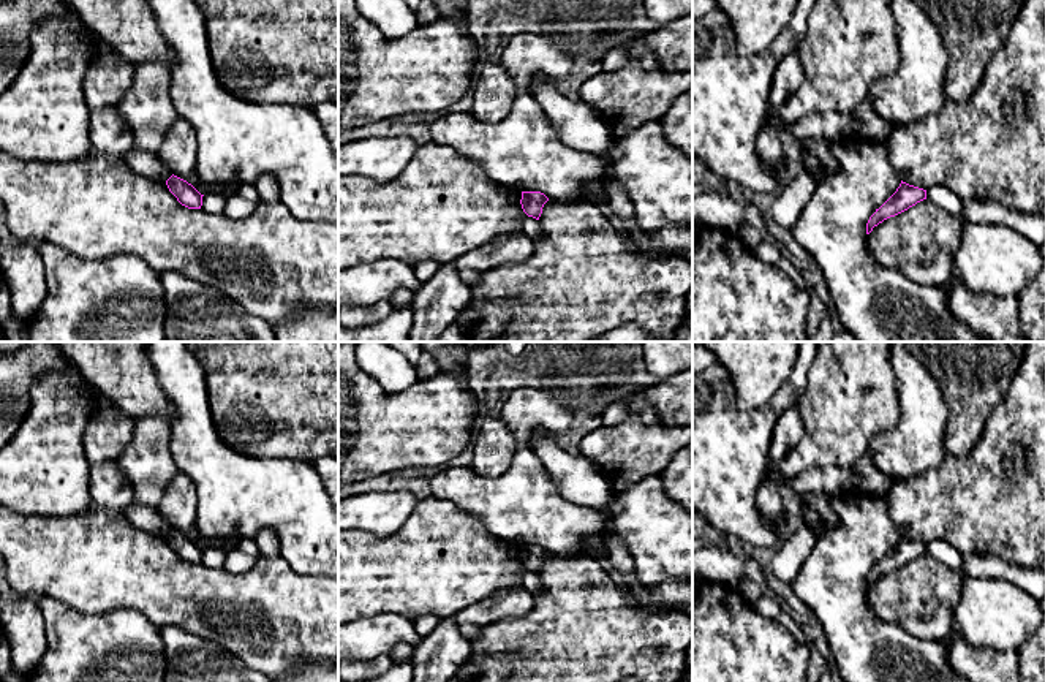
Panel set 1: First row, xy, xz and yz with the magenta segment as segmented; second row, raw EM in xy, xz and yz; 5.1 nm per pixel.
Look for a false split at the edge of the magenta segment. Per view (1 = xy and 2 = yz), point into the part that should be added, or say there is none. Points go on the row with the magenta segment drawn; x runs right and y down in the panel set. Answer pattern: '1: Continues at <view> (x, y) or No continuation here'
1: No continuation here
2: No continuation here

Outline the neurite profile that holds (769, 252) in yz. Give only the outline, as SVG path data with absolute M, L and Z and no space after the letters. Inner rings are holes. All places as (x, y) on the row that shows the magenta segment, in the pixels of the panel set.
M762 241L756 248L754 255L770 266L776 266L779 258L784 255L784 250L775 242Z

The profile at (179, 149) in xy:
M177 117L169 127L157 153L171 174L191 184L201 195L221 191L229 196L240 185L237 180L231 180L223 185L207 185L198 179L194 174L194 160L198 155L194 131L190 122L180 117Z

